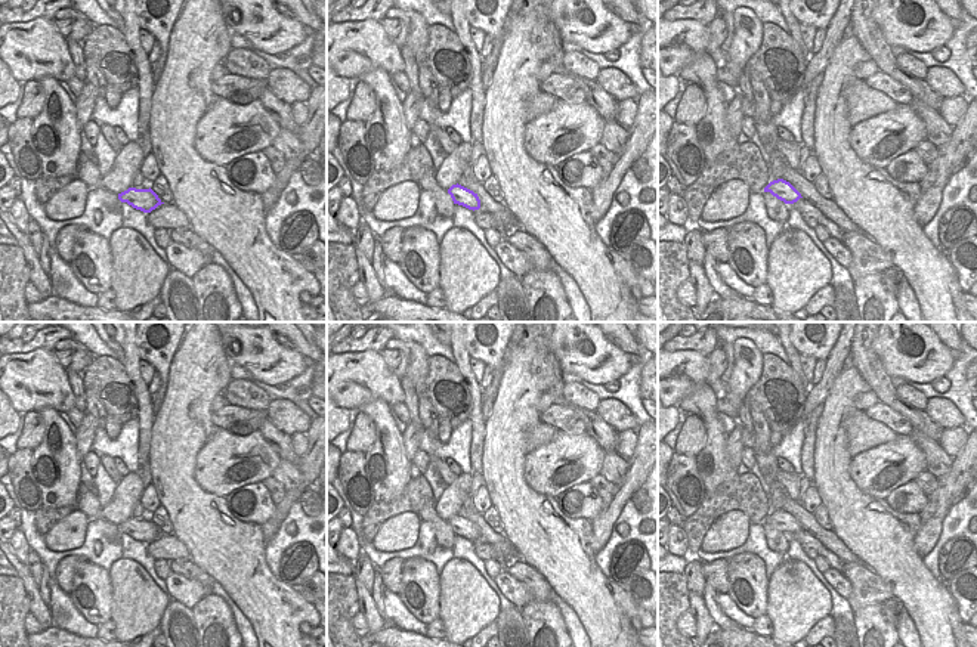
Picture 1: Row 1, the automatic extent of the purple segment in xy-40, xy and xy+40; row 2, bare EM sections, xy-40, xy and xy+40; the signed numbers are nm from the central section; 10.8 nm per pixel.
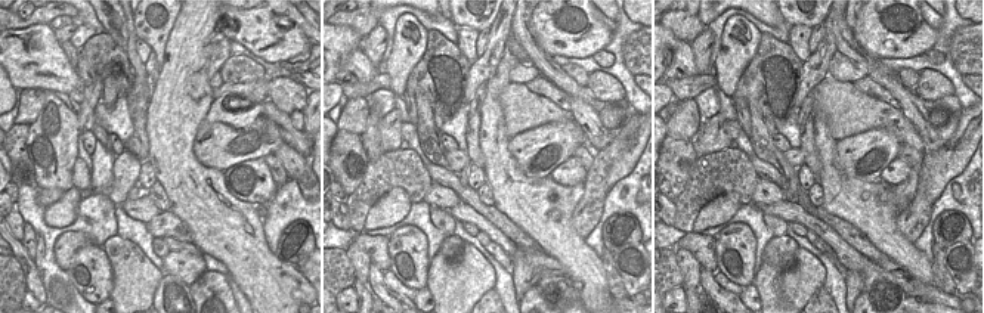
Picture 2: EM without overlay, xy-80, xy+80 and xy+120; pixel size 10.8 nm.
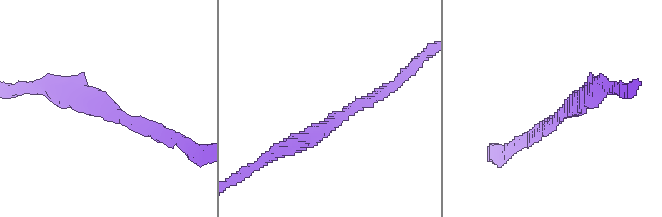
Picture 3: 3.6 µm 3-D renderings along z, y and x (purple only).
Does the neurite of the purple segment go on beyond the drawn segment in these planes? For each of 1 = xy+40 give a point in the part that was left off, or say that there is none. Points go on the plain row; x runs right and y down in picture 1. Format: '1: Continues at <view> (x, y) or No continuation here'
1: No continuation here.

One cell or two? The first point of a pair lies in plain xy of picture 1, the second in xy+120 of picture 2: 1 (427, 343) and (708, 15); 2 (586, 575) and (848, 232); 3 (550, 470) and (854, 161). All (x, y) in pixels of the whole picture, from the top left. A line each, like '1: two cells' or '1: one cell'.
1: two cells
2: two cells
3: one cell

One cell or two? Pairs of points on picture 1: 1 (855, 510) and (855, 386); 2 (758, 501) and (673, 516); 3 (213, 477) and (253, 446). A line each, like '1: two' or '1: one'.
1: one
2: two
3: one

